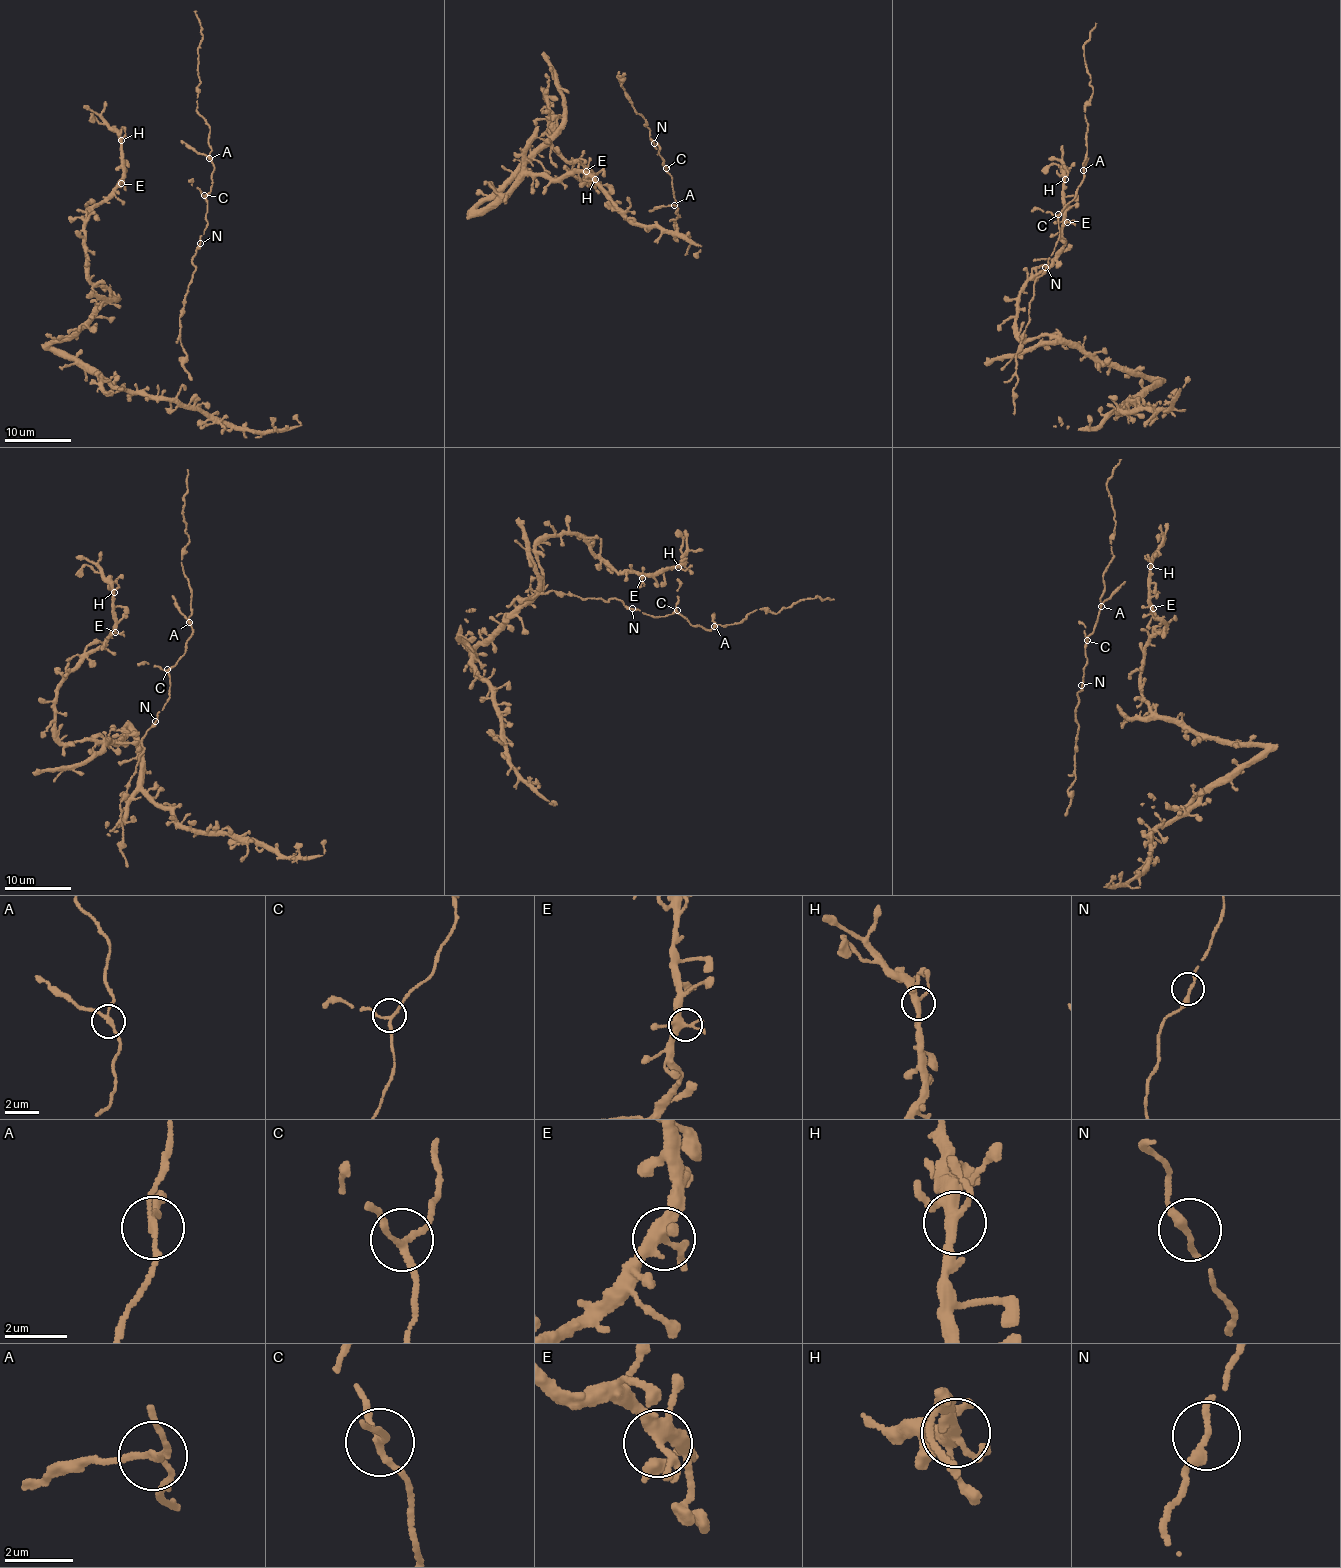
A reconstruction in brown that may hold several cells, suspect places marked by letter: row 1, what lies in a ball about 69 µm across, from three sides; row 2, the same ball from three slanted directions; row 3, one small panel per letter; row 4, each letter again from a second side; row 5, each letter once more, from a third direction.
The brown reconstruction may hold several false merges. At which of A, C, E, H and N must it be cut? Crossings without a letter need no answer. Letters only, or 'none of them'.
A

